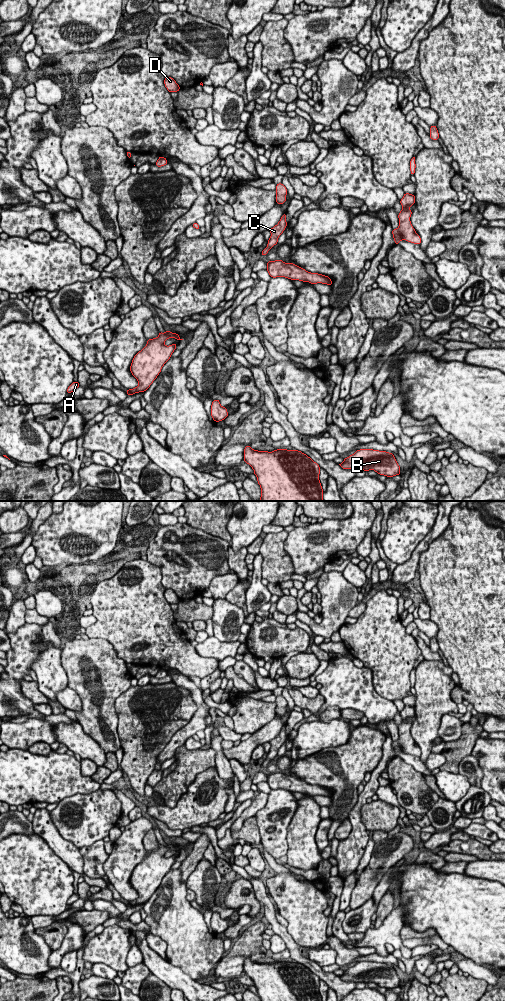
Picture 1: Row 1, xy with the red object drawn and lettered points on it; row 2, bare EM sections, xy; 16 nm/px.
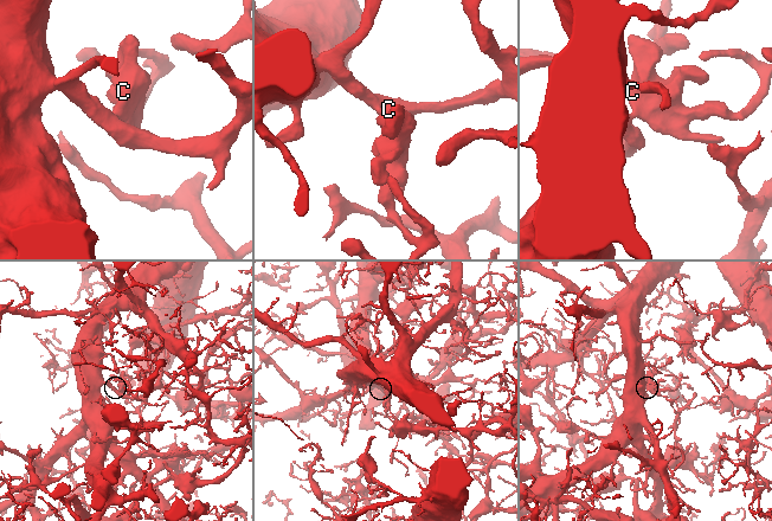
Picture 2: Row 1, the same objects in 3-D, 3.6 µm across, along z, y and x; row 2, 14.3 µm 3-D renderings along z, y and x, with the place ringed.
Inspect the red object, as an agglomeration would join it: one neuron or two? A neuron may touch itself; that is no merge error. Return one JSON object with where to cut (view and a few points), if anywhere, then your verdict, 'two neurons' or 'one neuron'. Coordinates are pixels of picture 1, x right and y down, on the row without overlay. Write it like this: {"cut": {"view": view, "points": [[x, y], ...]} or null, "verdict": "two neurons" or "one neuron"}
{"cut": null, "verdict": "one neuron"}

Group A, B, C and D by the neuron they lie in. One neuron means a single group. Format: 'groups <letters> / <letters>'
groups A B C D

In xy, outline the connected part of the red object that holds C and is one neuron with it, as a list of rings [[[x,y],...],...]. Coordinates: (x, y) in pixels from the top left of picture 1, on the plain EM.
[[[286,725],[283,726],[277,737],[270,741],[271,748],[267,759],[261,764],[261,767],[267,767],[268,763],[277,756],[279,748],[283,745],[288,735],[286,734]]]

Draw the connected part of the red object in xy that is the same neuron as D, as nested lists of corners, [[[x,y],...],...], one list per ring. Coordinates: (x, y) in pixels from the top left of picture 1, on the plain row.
[[[165,589],[164,596],[170,605],[178,604],[180,601],[180,598],[176,595],[176,593],[172,589]]]

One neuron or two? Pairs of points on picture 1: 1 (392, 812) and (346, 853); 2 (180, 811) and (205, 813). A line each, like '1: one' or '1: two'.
1: two
2: one

